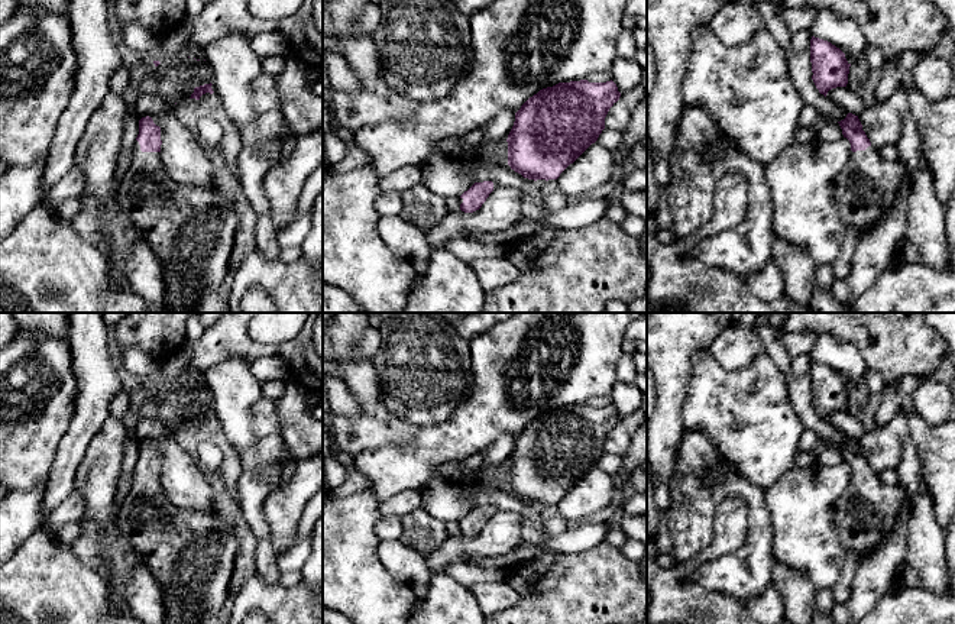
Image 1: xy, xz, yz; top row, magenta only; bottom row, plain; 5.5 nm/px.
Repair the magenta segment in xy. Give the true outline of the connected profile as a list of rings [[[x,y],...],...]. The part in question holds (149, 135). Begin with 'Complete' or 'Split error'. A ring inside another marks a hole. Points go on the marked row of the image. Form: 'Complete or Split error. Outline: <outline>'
Split error. Outline: [[[152,117],[139,120],[132,162],[116,191],[120,208],[143,233],[162,263],[165,313],[190,313],[207,287],[220,288],[229,269],[239,216],[234,200],[221,188],[177,185],[161,158],[161,127]]]

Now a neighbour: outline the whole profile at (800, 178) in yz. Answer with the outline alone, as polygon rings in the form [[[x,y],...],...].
[[[818,136],[787,146],[764,166],[773,201],[773,235],[805,250],[816,265],[832,265],[842,249],[846,226],[833,203],[832,185],[851,158],[846,138],[823,142]]]

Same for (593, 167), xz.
[[[595,142],[560,174],[559,188],[566,197],[589,193],[611,180],[614,165],[614,152]]]

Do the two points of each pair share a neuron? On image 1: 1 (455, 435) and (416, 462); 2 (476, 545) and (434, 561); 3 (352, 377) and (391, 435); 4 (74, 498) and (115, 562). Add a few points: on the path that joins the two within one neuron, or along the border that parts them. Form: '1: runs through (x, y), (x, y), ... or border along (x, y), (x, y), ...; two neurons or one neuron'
1: runs through (444, 442), (433, 445), (426, 452); one neuron
2: runs through (466, 549), (456, 549), (444, 555); one neuron
3: runs through (366, 391), (372, 406), (372, 416), (376, 420); one neuron
4: border along (74, 490), (83, 500), (83, 517); two neurons

